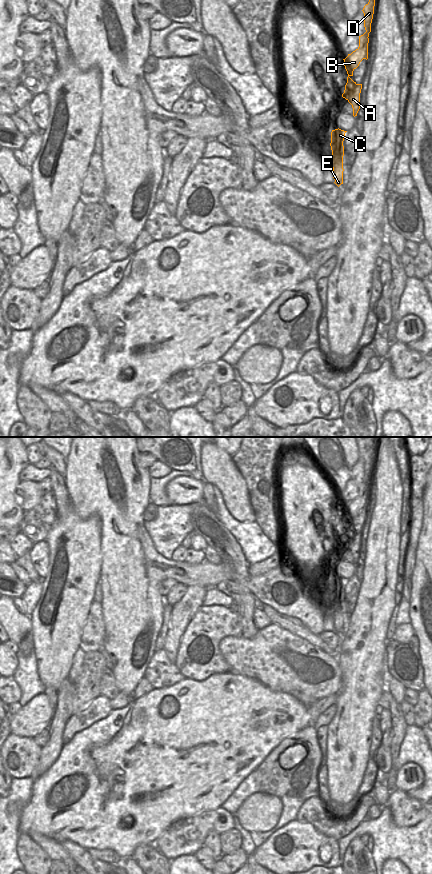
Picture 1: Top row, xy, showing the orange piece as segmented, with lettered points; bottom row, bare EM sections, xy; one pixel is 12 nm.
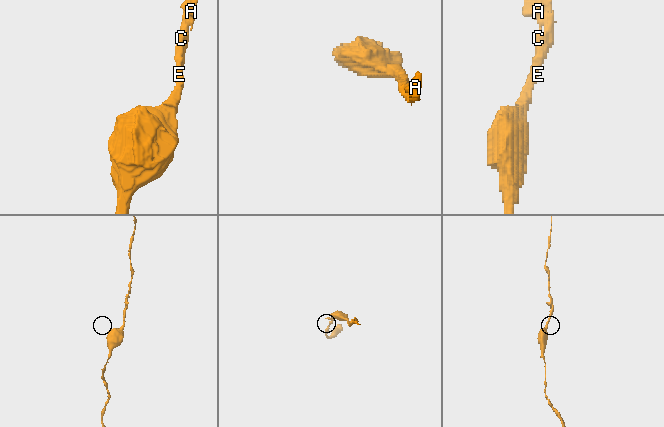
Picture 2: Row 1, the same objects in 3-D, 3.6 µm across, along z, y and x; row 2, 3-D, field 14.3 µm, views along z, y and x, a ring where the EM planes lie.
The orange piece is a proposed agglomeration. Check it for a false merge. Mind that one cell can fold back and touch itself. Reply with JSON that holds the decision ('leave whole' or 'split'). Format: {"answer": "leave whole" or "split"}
{"answer": "leave whole"}

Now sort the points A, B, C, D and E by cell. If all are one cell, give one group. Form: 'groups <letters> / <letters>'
groups A B C D E

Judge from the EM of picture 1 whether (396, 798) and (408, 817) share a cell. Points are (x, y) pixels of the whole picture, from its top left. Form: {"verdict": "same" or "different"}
{"verdict": "same"}

